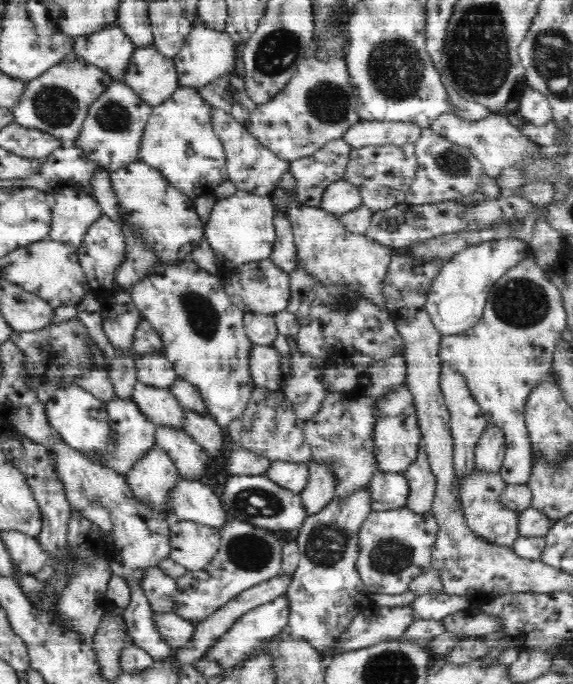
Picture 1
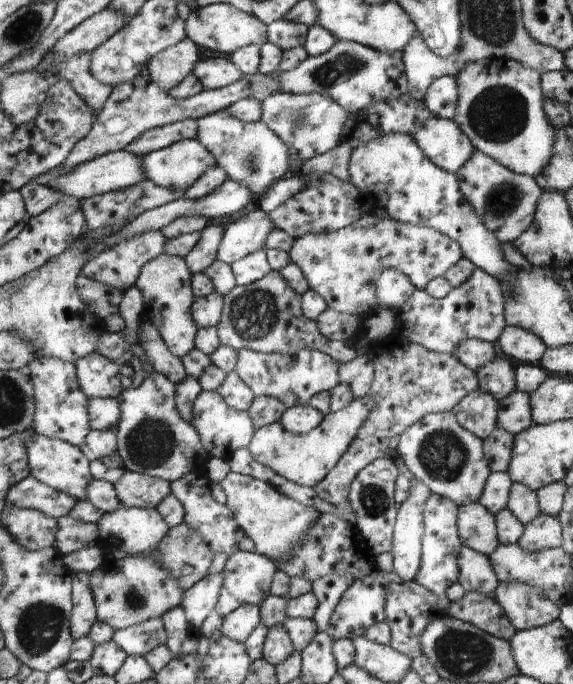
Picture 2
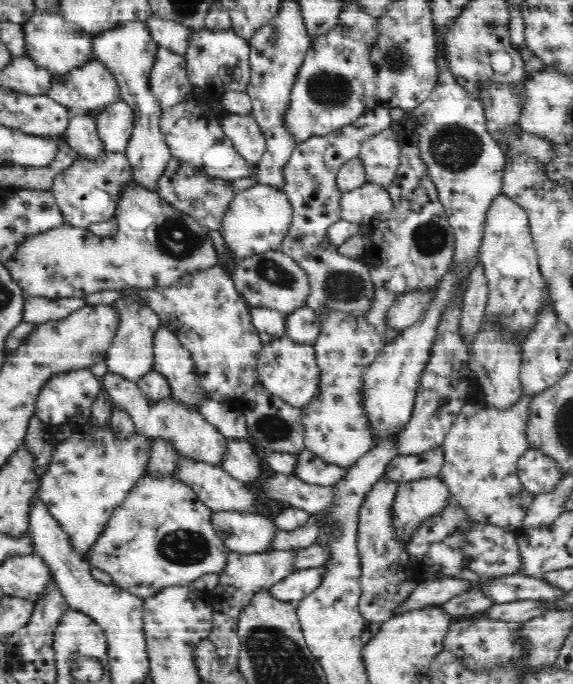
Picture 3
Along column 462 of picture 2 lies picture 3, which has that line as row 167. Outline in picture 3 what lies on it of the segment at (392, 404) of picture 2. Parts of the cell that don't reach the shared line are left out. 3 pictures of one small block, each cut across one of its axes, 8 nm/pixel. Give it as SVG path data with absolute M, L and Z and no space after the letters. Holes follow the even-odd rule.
M391 128L368 137L359 150L360 162L369 184L388 190L396 181L402 145Z

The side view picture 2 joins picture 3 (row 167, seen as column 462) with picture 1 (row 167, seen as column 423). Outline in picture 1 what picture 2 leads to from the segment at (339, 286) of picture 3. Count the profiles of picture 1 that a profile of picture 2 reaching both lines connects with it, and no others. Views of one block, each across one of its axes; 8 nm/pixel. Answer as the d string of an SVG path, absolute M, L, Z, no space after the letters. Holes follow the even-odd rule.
M340 138L340 142L324 146L326 162L316 161L313 156L292 161L289 171L295 180L292 196L295 202L319 209L321 198L328 186L344 178L351 150L346 141Z

